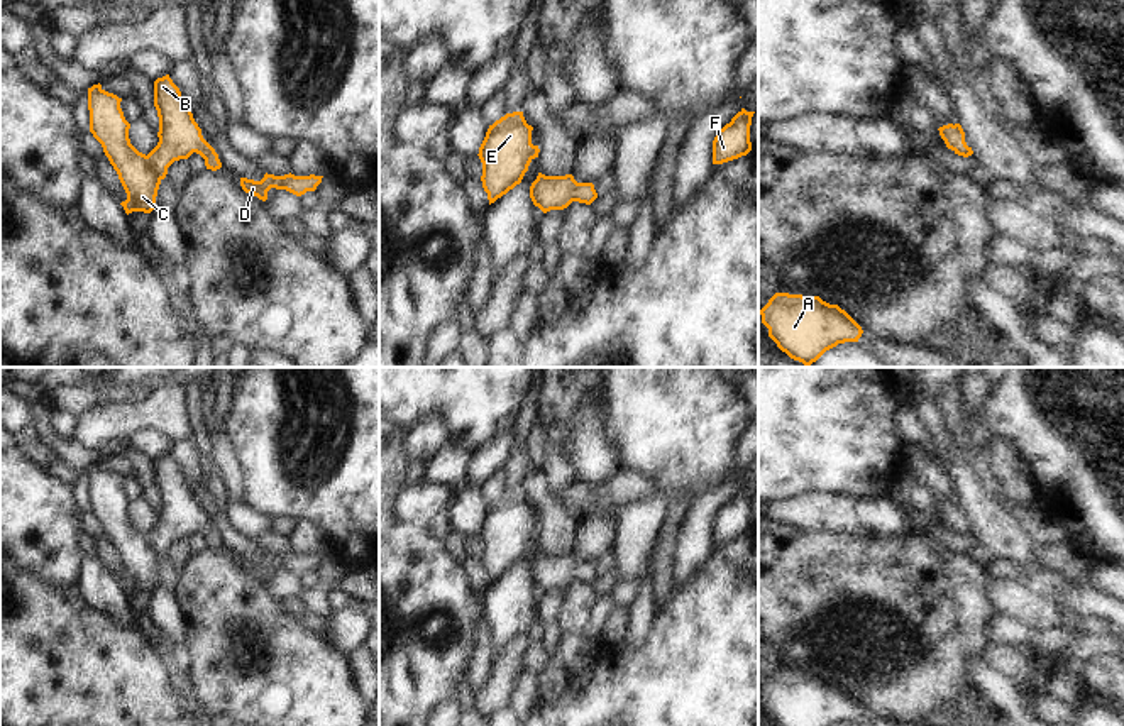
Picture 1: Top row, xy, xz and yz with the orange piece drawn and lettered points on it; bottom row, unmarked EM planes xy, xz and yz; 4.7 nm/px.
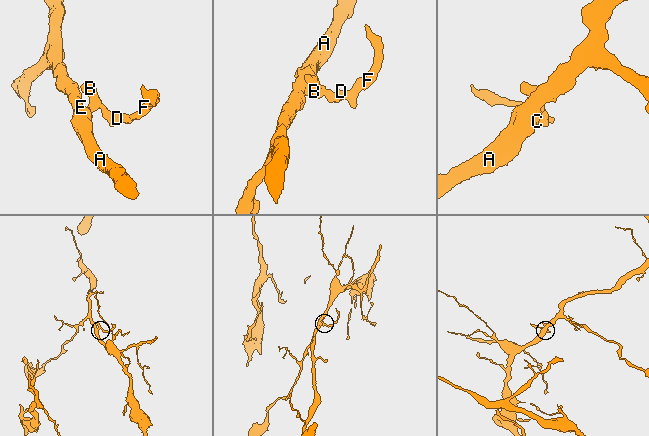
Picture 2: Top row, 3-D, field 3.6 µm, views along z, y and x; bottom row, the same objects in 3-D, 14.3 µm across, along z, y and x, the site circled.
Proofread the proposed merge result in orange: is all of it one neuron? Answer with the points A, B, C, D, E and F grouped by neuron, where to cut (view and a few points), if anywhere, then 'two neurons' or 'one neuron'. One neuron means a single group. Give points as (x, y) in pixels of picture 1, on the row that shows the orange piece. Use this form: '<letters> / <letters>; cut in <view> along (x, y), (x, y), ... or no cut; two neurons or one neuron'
A B C D E F; no cut; one neuron

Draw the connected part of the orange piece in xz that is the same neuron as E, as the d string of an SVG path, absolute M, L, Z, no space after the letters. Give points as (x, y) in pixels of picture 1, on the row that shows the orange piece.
M523 112L506 113L489 125L477 154L489 205L520 184L530 162L538 157L540 149L532 144L532 130Z

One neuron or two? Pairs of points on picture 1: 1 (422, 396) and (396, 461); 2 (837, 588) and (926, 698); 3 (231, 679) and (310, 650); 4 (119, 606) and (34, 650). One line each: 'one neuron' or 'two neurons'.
1: two neurons
2: one neuron
3: one neuron
4: two neurons

